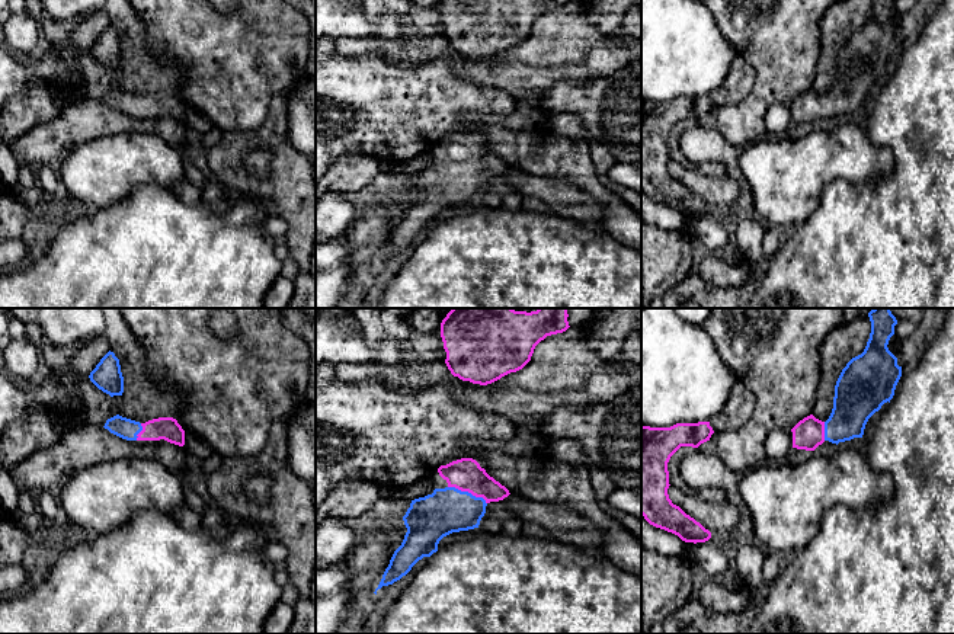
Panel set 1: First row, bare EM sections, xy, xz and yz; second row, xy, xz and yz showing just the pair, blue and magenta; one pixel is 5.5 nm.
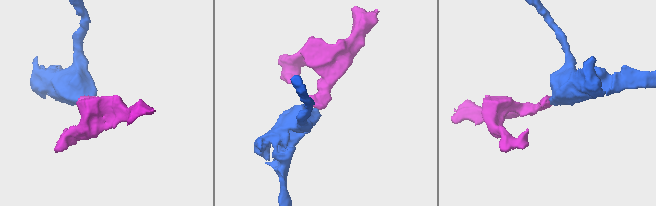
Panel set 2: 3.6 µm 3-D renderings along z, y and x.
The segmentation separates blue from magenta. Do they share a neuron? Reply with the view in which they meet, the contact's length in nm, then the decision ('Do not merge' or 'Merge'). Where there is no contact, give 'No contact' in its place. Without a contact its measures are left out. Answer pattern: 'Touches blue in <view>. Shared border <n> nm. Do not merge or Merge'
Touches blue in xz. Shared border 240 nm. Merge

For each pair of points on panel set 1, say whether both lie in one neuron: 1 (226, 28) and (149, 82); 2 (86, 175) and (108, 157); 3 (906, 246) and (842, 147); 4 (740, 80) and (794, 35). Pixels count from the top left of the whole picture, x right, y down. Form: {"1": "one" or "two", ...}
{"1": "two", "2": "one", "3": "two", "4": "two"}

